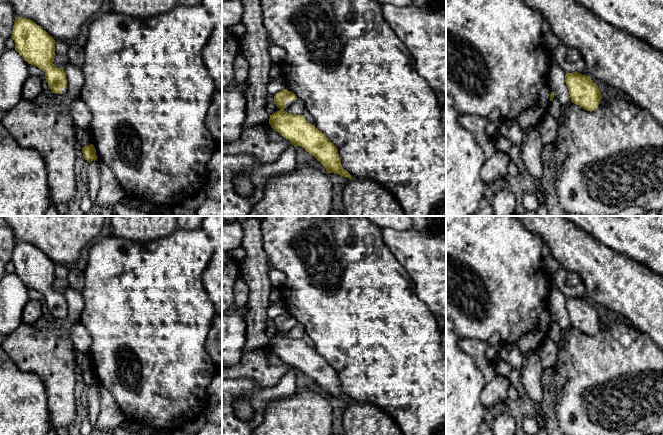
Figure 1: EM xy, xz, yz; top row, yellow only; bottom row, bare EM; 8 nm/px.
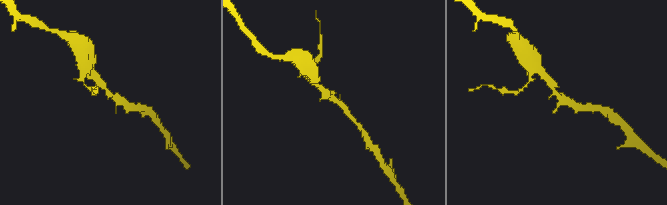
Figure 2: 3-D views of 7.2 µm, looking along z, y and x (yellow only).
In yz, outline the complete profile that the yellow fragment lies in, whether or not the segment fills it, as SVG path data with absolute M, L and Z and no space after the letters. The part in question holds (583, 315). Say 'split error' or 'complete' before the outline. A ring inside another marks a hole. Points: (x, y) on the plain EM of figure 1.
complete | M566 297L565 306L569 314L571 326L587 335L598 332L602 323L596 307L589 300L580 297Z

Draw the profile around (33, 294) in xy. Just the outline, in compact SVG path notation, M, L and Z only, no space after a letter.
M28 288L30 299L38 300L40 303L45 303L45 297L38 291Z

